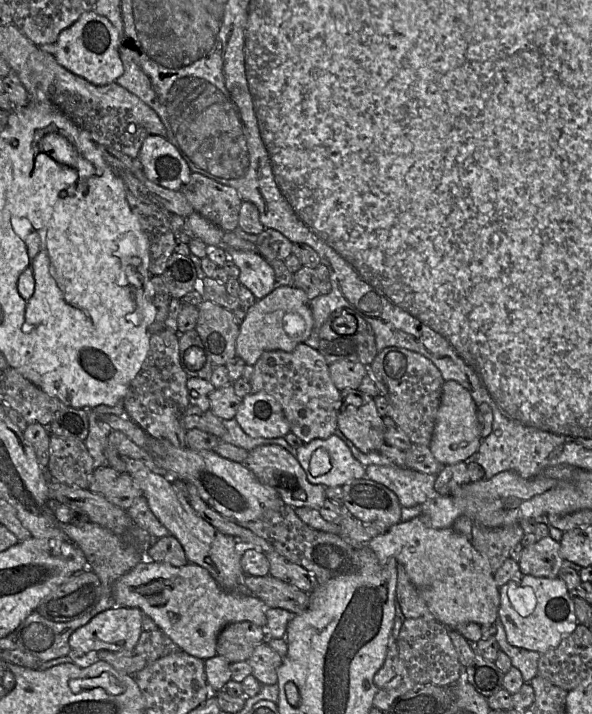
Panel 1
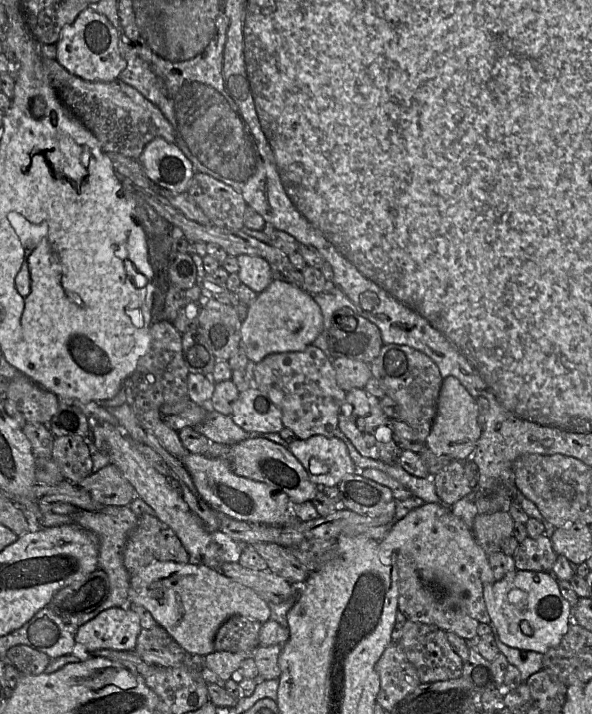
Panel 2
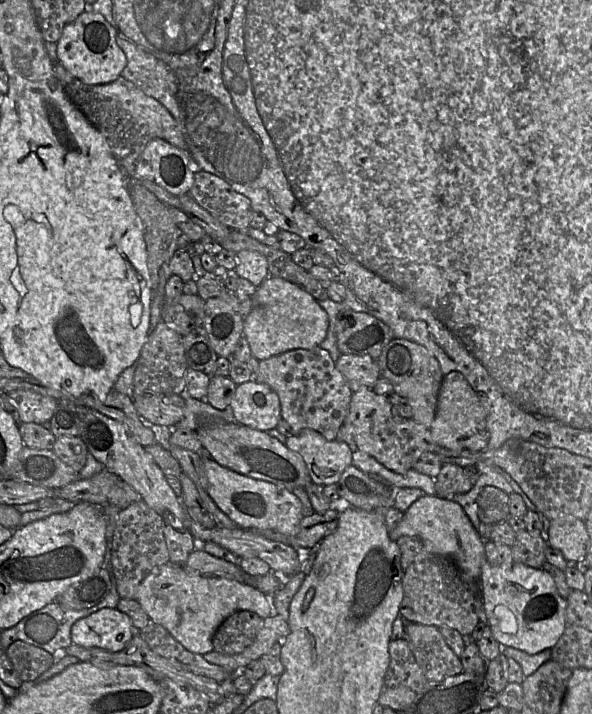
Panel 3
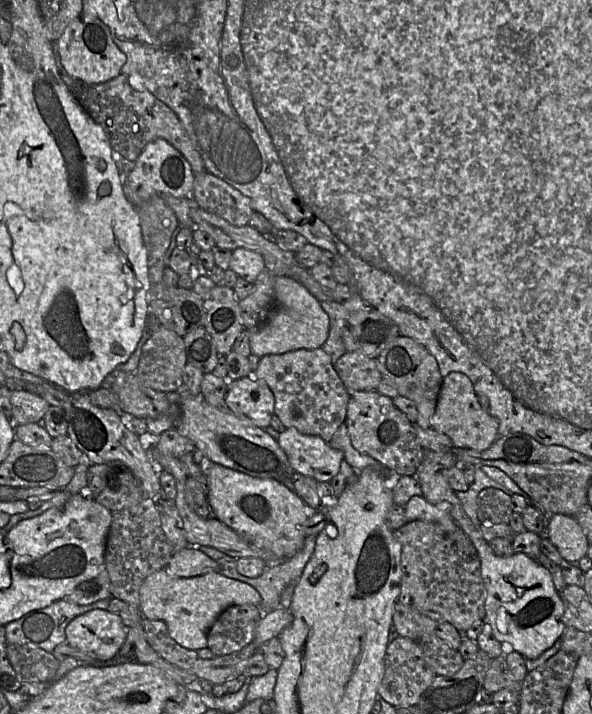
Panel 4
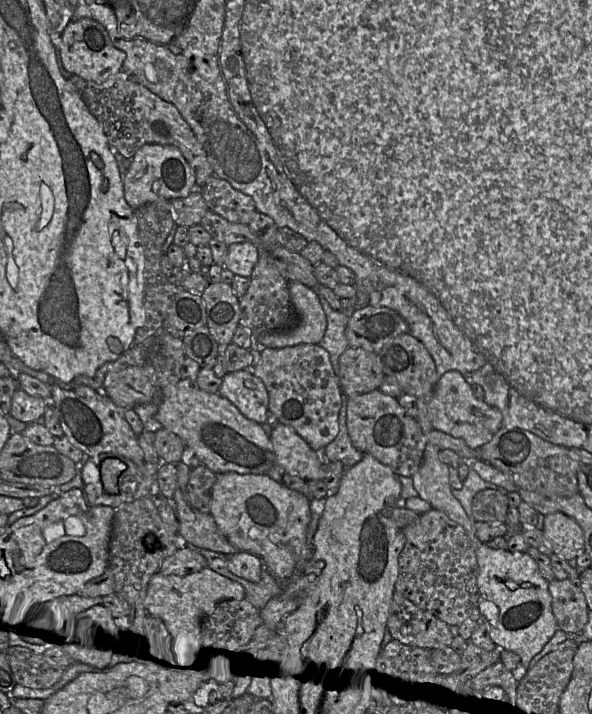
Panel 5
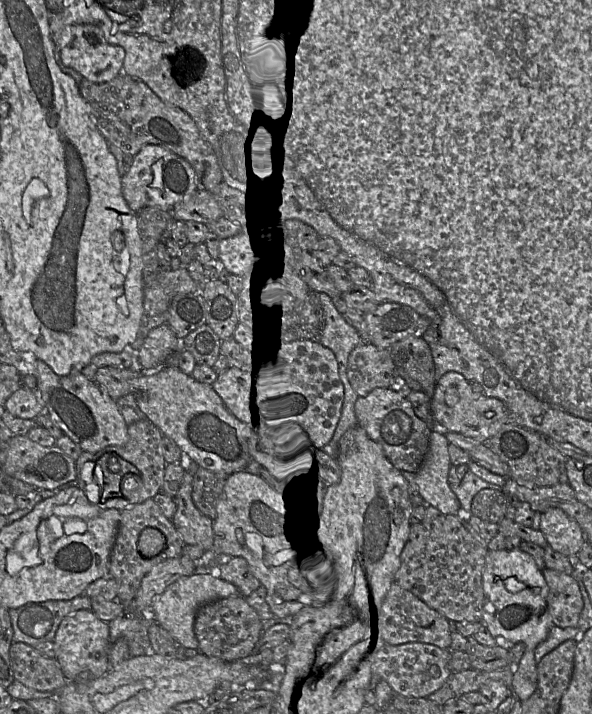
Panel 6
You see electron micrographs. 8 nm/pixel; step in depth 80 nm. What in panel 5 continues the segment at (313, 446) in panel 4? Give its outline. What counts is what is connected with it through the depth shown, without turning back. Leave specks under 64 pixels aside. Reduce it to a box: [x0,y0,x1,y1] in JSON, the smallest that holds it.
[269,423,325,481]

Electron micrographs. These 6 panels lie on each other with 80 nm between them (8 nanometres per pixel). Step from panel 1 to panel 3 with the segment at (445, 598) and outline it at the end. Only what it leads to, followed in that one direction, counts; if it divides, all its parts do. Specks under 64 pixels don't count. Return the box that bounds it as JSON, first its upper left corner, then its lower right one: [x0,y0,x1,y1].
[389,495,489,624]

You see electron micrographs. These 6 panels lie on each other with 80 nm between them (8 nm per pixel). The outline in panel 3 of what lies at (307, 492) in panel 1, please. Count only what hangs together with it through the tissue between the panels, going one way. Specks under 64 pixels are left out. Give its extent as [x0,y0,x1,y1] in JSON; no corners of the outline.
[196,420,311,491]

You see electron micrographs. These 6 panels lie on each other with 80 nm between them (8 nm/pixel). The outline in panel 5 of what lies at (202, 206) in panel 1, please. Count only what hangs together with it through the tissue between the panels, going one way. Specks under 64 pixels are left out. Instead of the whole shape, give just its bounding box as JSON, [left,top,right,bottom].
[196,175,257,224]

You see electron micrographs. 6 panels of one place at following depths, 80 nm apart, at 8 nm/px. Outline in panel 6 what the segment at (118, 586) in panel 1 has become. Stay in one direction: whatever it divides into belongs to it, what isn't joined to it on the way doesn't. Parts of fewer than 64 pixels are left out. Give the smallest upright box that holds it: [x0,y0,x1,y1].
[150,565,239,648]

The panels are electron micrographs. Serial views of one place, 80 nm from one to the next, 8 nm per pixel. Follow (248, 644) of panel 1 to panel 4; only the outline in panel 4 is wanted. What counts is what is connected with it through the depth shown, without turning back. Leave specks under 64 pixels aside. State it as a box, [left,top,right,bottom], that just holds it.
[207,604,263,656]

